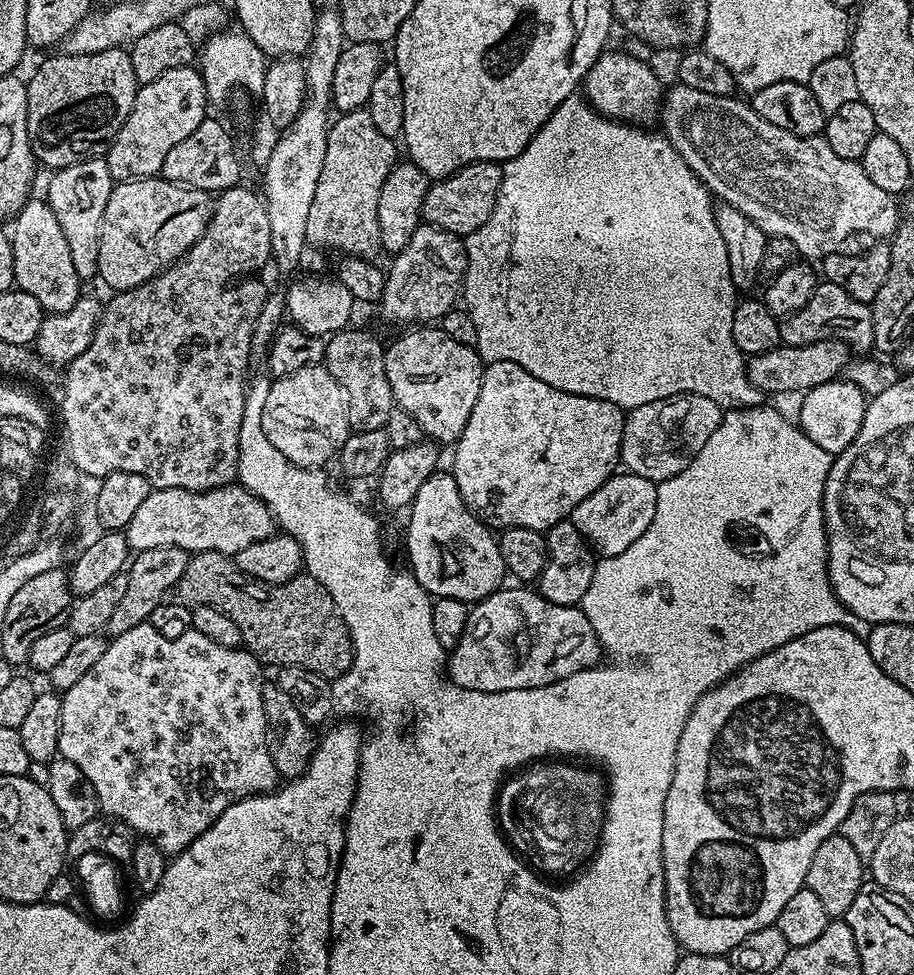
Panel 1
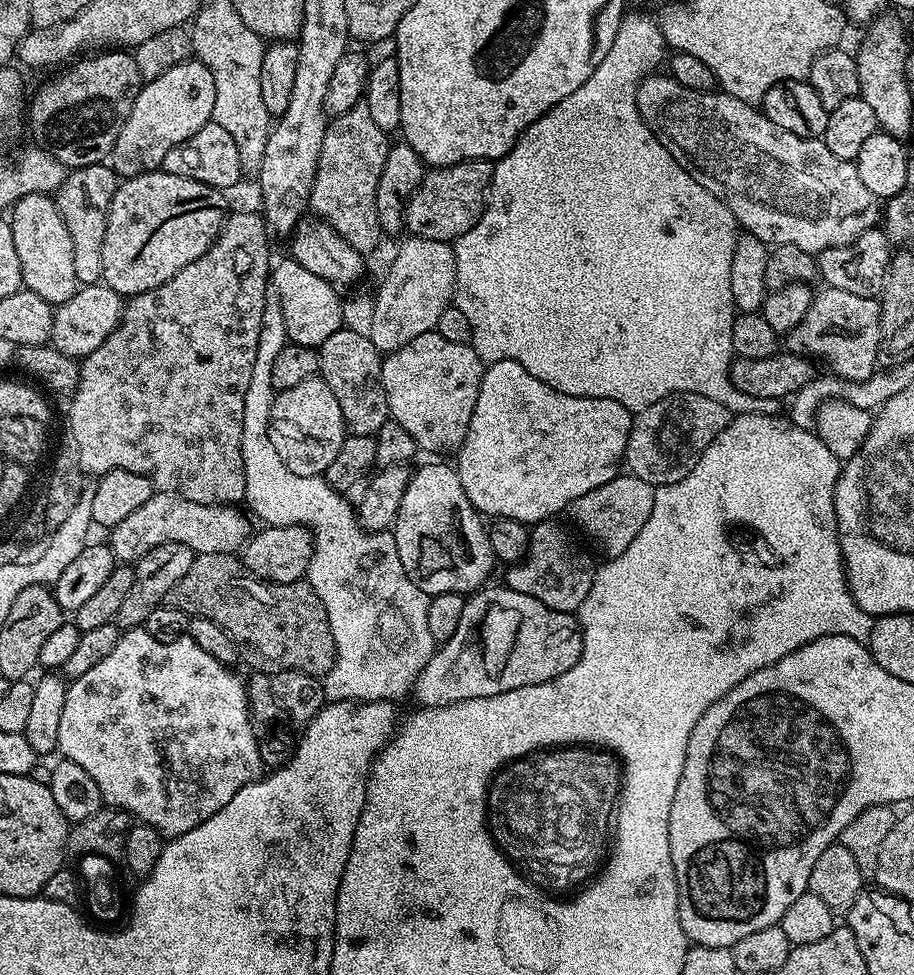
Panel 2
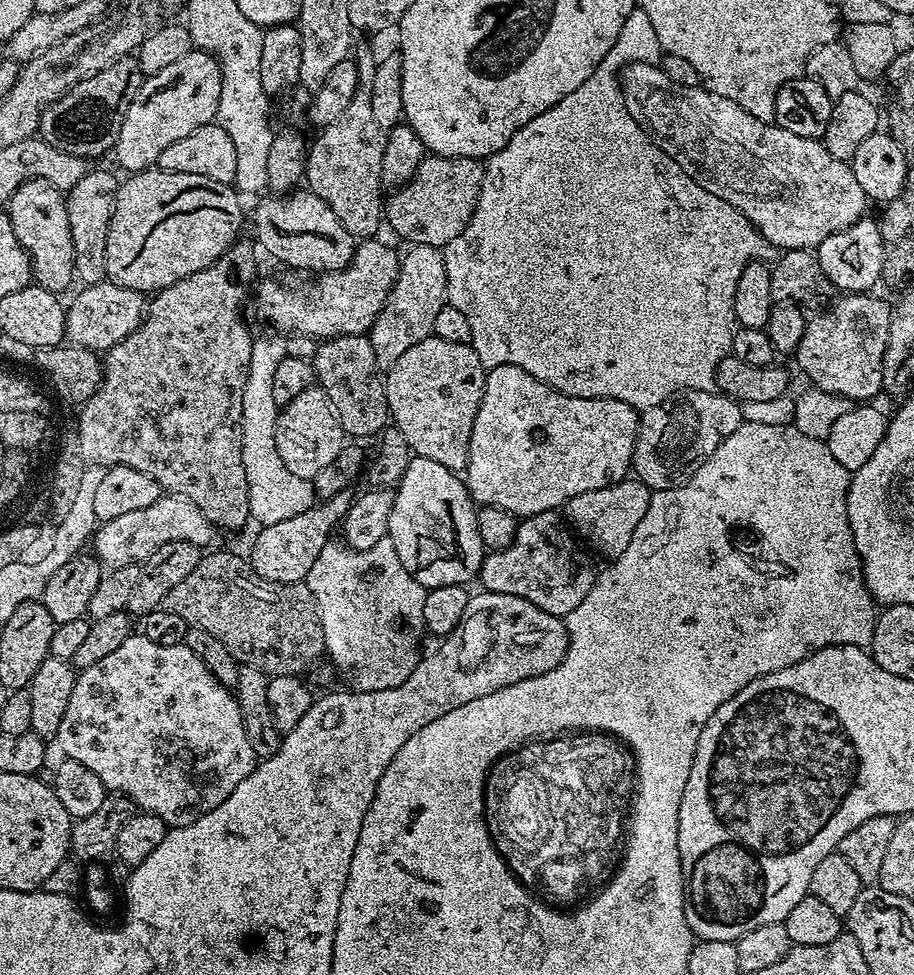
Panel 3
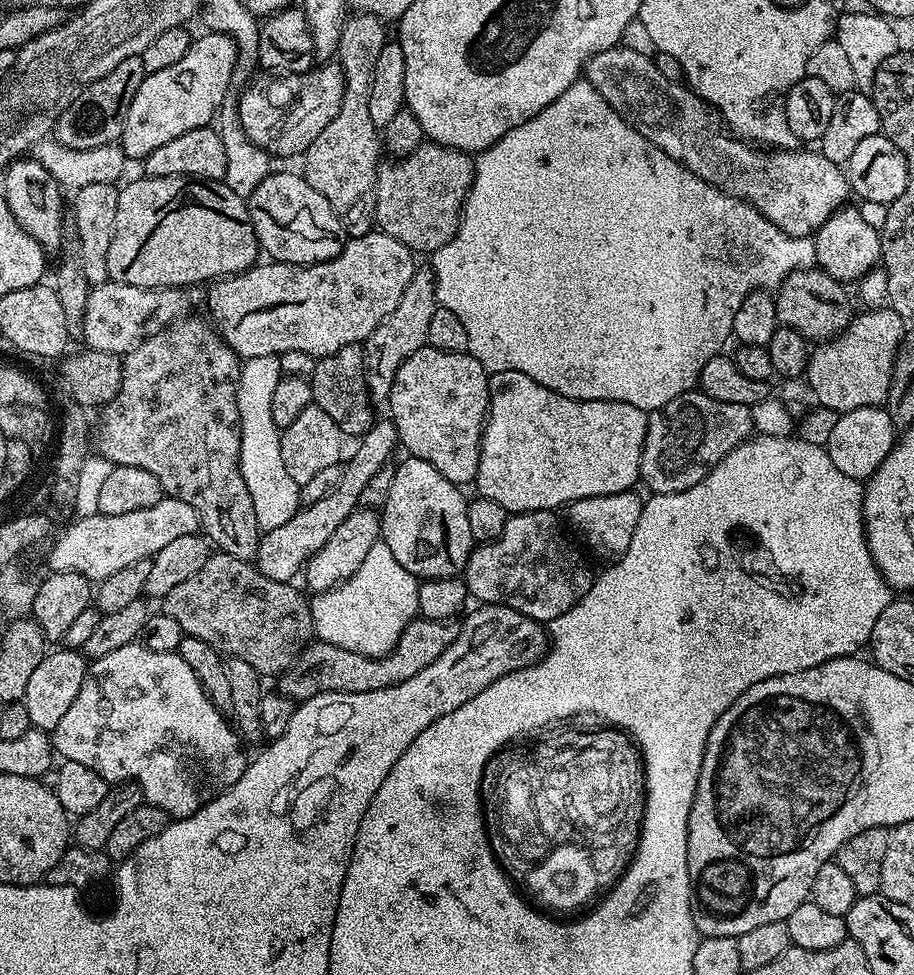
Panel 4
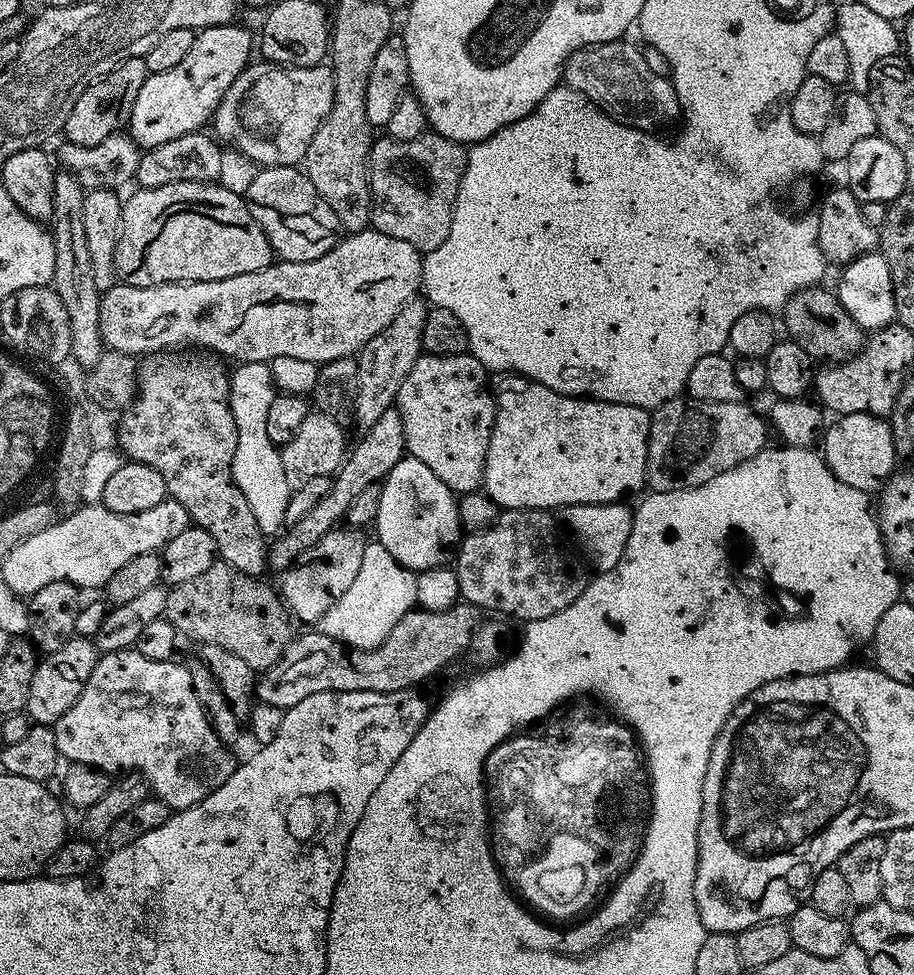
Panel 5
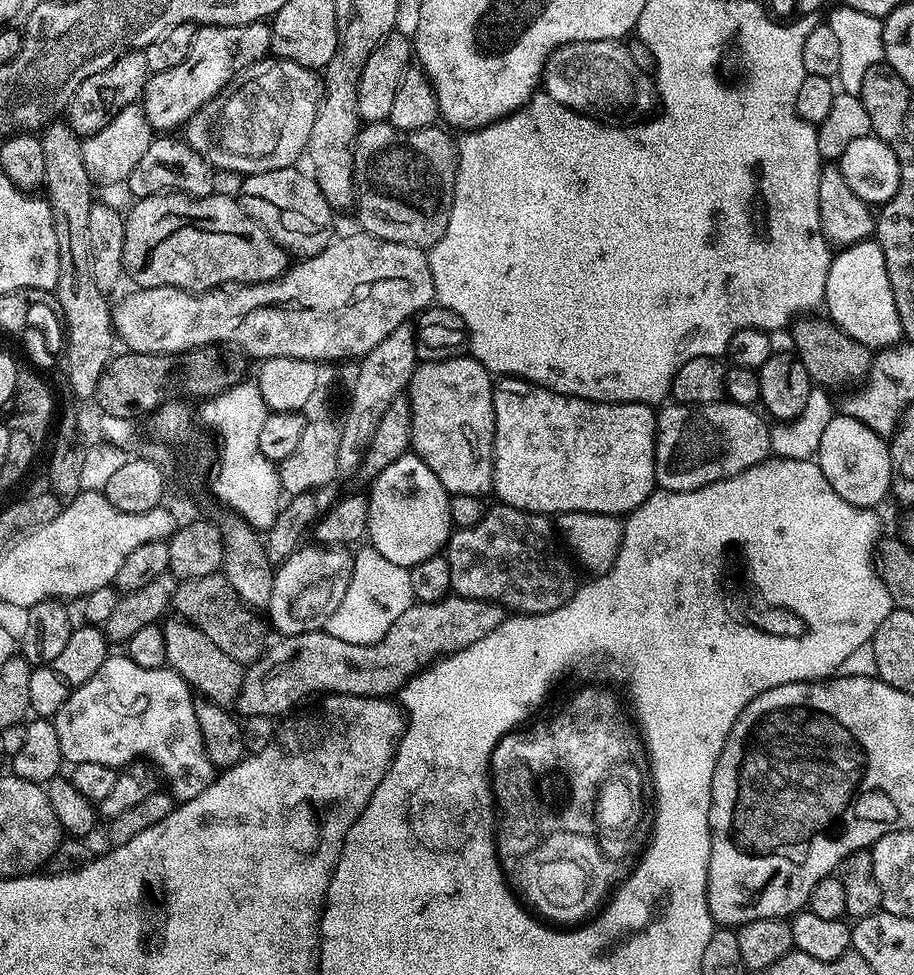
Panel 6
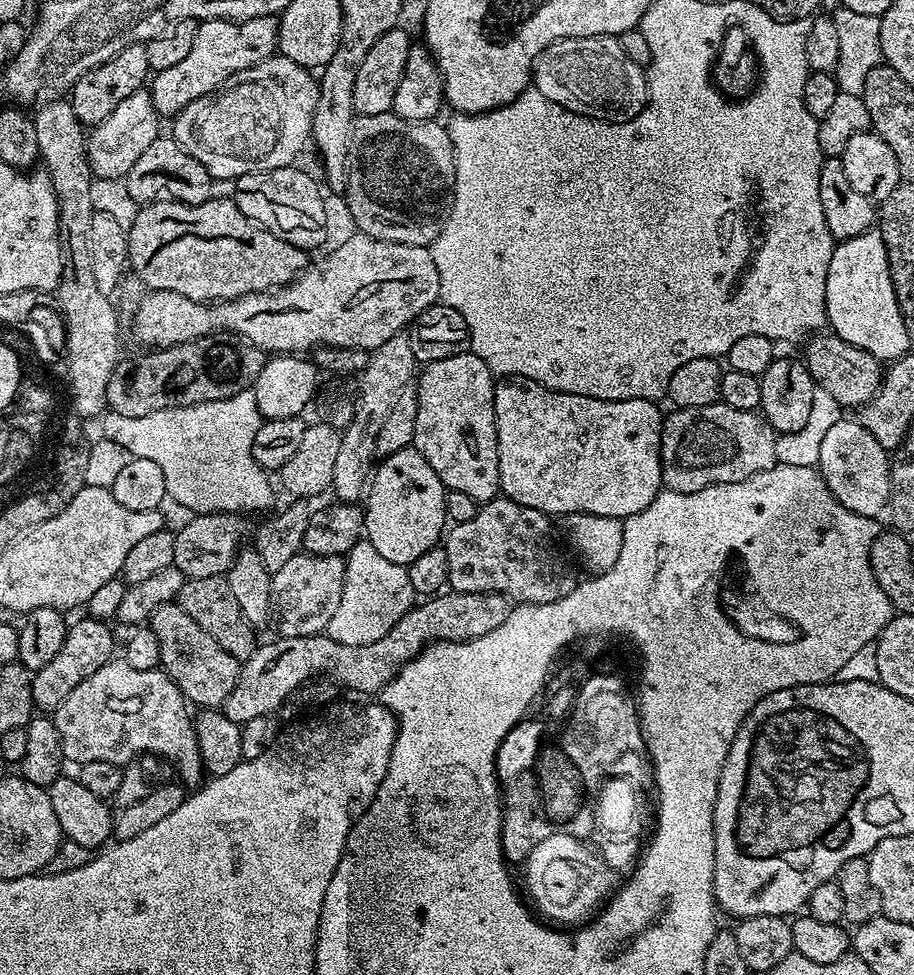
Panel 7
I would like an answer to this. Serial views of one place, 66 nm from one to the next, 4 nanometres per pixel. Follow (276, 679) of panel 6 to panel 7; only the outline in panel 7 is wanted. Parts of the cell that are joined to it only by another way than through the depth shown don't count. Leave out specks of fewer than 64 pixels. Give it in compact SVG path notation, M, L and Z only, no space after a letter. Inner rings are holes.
M448 590L411 607L384 637L369 645L343 645L327 634L280 636L269 644L261 643L241 663L240 677L222 705L222 711L230 722L238 725L250 722L250 718L272 716L296 691L297 695L317 678L330 678L331 683L341 689L383 693L385 686L428 645L437 642L461 644L482 638L482 634L490 634L490 630L502 626L502 622L510 618L513 607L513 601L497 592L466 594Z

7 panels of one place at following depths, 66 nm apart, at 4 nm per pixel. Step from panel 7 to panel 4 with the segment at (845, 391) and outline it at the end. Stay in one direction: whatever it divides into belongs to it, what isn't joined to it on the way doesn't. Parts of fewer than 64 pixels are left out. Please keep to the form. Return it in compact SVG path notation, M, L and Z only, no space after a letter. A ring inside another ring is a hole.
M819 266L799 268L775 289L776 319L781 325L798 330L798 334L802 334L809 342L823 342L837 335L854 315L848 292L844 288L847 287L841 281L826 274Z

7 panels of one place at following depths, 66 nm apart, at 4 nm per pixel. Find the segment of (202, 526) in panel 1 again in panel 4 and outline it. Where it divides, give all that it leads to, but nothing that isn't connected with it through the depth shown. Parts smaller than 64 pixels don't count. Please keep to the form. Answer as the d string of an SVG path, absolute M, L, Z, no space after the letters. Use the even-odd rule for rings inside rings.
M171 498L154 502L154 506L146 510L133 510L131 514L97 514L73 521L60 537L57 535L51 541L52 553L48 556L47 567L53 572L80 572L93 582L110 578L110 574L126 566L134 566L134 562L156 556L158 550L182 538L182 534L197 534L201 531L194 506L186 506L186 502Z

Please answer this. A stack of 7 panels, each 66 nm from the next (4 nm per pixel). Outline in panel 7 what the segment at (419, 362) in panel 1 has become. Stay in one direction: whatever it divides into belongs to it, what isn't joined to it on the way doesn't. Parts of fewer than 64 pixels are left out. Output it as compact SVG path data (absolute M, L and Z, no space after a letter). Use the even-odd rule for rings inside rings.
M470 350L423 365L414 384L418 398L418 418L414 422L412 439L414 447L420 451L422 458L426 458L426 462L430 462L430 470L438 474L448 492L461 492L478 502L497 499L500 492L498 434L494 414L496 385L490 366L486 366L486 362L482 362L482 358Z

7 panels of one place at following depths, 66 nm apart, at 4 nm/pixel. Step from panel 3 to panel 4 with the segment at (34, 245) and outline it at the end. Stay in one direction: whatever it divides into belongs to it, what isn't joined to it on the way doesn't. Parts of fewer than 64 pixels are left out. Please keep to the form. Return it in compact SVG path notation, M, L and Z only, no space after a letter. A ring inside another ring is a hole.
M35 158L13 160L3 175L2 198L10 206L10 212L14 214L22 230L26 230L26 234L30 234L30 238L34 238L34 242L38 242L38 246L42 246L45 253L59 253L66 227L66 196L58 181Z

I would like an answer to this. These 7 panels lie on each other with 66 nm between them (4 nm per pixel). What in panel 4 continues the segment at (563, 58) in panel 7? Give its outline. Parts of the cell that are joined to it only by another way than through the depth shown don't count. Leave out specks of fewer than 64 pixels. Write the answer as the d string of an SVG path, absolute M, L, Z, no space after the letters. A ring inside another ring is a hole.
M617 46L610 50L602 50L602 54L594 54L588 59L586 65L588 83L594 86L594 90L598 90L598 94L602 94L604 101L627 124L634 130L638 130L638 134L654 142L654 146L670 154L670 158L674 158L679 164L689 168L695 176L702 178L707 184L721 188L723 192L731 192L733 196L739 196L741 200L748 201L787 236L811 237L837 210L849 203L848 178L841 165L830 162L830 158L823 156L819 150L812 150L812 152L772 150L769 151L769 156L764 153L767 152L764 150L747 152L743 148L745 145L735 135L725 131L717 113L691 88L670 78L662 78L655 59L651 55L643 56L636 48L624 47ZM736 172L741 176L741 180L736 180Z

